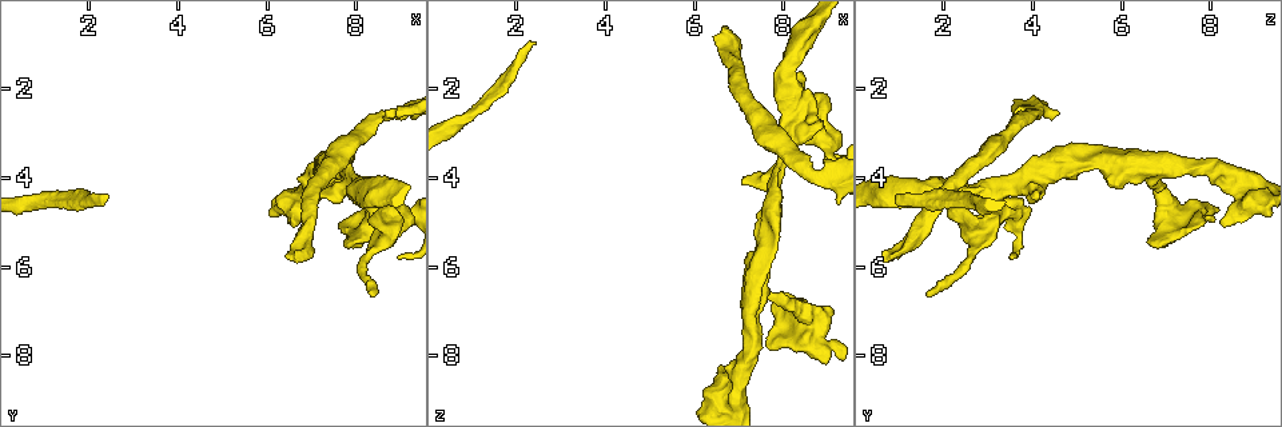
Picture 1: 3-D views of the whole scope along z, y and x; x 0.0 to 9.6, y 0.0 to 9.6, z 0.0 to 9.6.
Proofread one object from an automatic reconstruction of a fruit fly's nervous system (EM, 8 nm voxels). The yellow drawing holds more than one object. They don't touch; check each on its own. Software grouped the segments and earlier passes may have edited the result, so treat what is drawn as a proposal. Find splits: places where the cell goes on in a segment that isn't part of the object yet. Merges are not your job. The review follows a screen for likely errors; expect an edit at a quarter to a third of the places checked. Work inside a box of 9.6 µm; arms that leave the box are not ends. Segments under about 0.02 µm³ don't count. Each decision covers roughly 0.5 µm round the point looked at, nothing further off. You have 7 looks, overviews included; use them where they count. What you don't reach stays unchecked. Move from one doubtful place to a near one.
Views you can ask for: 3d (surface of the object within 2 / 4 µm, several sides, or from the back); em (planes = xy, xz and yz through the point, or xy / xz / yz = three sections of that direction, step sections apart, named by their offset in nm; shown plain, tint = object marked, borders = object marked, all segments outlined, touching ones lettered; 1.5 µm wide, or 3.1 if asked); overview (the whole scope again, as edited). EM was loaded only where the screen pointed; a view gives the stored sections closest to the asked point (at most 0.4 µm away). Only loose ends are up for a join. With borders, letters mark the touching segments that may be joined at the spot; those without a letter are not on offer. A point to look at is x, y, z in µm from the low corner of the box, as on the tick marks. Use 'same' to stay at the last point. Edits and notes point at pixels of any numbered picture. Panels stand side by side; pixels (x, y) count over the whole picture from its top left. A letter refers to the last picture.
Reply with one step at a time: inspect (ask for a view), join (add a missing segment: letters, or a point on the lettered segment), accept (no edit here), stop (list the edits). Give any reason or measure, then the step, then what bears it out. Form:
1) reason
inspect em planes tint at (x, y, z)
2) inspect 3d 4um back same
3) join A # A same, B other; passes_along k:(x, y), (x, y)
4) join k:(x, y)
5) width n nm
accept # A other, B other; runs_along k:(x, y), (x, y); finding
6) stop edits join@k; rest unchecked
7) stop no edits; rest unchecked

tapers out
inspect em xy step 4 tint at (8.40, 6.60, 1.65)

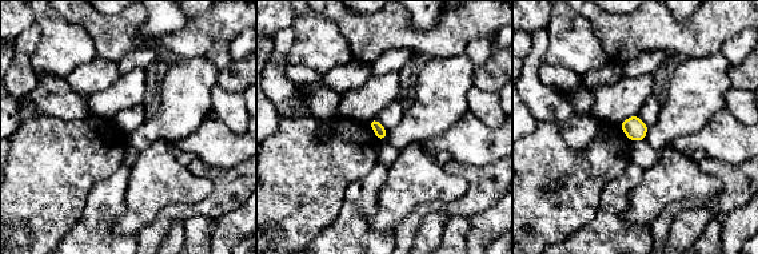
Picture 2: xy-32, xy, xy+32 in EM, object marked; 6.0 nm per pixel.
cut it another way
inspect em planes borders same

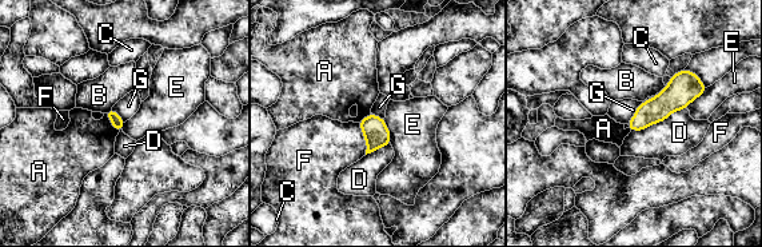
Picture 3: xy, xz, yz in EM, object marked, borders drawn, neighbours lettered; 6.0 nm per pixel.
accept # A other, B other, C other, D other, E other, F other, G other; border 3:(654, 96), (638, 106), (627, 124); none of them fits

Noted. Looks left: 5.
inspect em planes tint at (6.45, 5.75, 0.90)

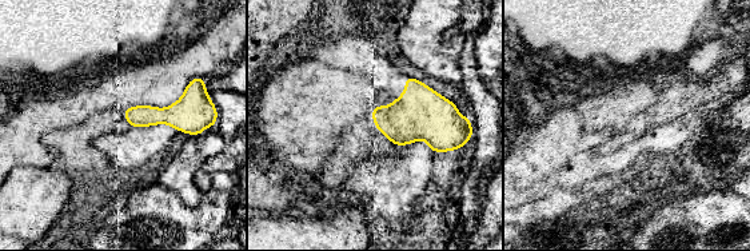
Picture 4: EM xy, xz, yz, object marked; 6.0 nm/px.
inspect em planes borders same

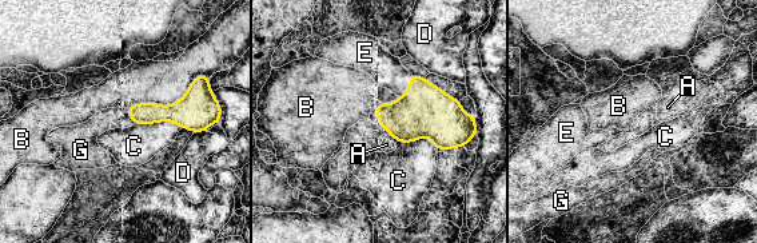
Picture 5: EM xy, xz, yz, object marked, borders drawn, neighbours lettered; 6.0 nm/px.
join E # A other, B other, C other, D other, E same, G other; passes_along 5:(423, 110), (409, 86), (386, 70); it goes on there

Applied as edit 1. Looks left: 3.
free end
inspect 3d 4um at (6.75, 5.05, 8.30)

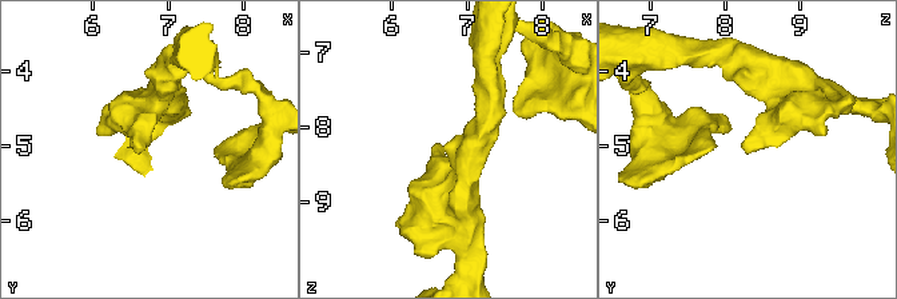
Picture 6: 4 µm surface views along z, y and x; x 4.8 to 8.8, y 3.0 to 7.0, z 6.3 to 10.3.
inspect em yz step 4 tint at (6.70, 5.00, 8.30)

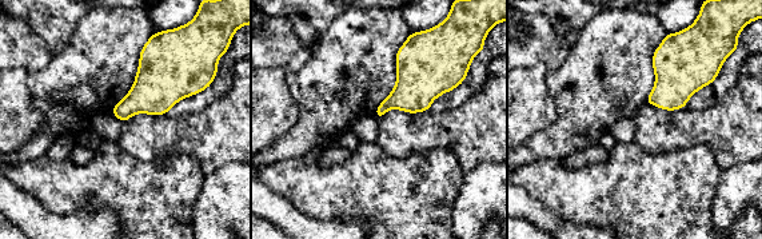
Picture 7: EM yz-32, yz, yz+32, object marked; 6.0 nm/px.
inspect em planes borders same

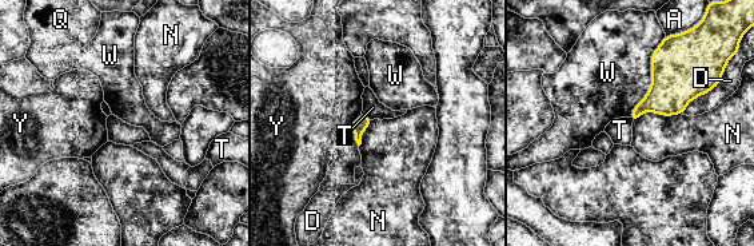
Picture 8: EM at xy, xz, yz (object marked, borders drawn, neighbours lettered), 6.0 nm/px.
accept # A other, D other, N other, Q other, T other, W other, Y other; border 8:(665, 35), (629, 116); no lettered segment goes on from it

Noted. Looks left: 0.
stop edits join@5; rest unchecked

